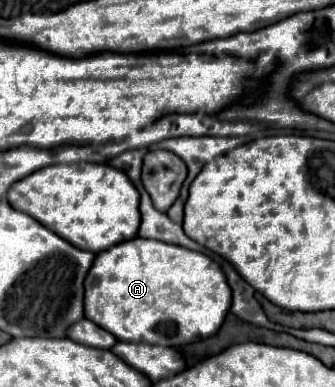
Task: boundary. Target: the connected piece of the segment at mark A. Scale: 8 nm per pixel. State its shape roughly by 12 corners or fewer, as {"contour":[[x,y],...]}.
{"contour":[[135,237],[97,253],[85,317],[179,347],[231,307],[221,267]]}

